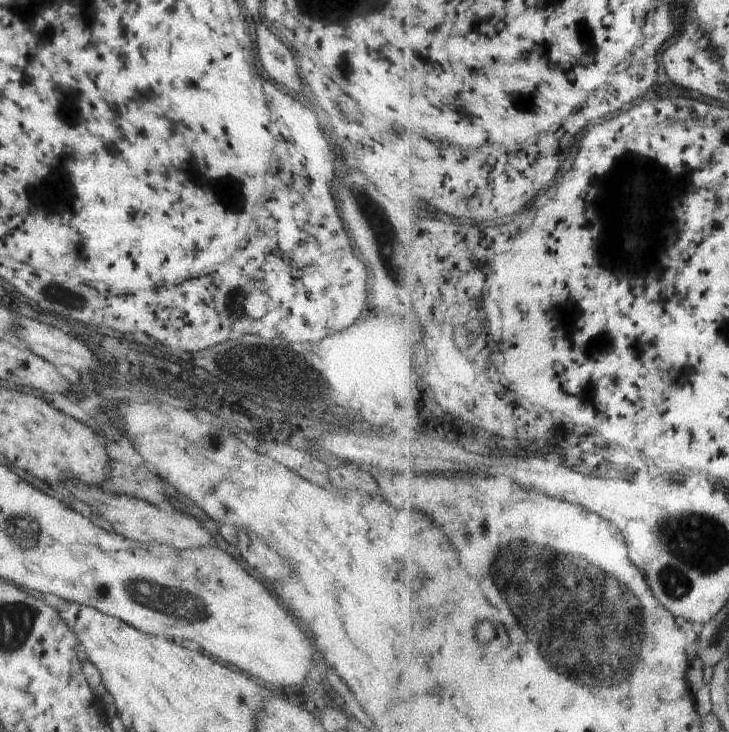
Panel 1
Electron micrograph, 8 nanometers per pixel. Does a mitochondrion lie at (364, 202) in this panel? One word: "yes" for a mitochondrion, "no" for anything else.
yes

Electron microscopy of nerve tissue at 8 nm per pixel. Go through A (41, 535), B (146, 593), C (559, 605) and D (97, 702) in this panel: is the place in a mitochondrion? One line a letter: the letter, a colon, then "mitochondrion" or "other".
A: mitochondrion
B: mitochondrion
C: mitochondrion
D: other

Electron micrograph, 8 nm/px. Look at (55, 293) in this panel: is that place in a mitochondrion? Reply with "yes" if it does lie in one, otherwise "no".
yes

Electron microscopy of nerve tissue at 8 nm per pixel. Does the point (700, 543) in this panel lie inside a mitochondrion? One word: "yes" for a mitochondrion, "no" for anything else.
yes

